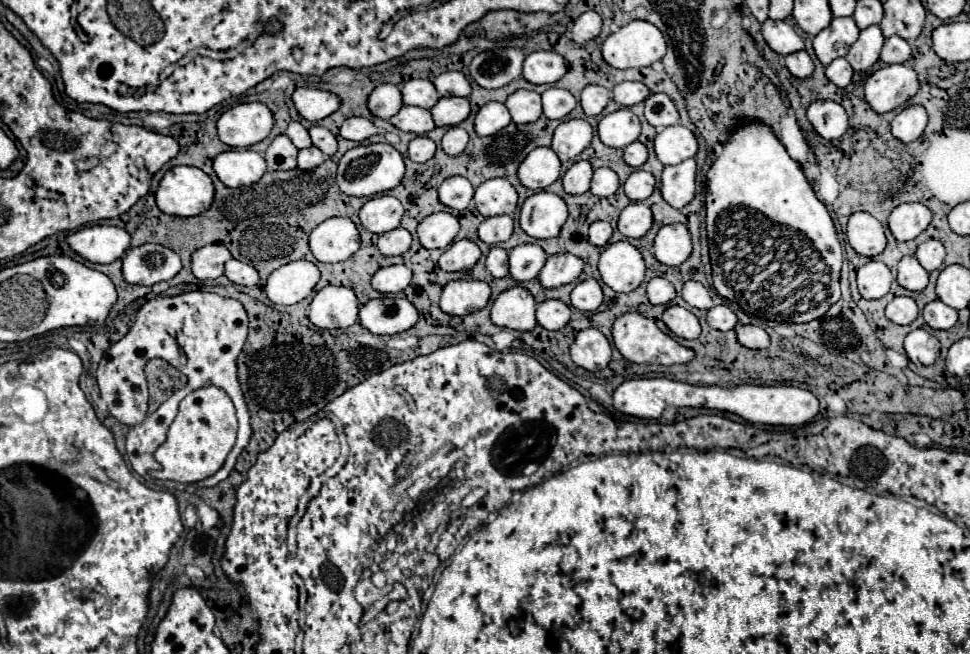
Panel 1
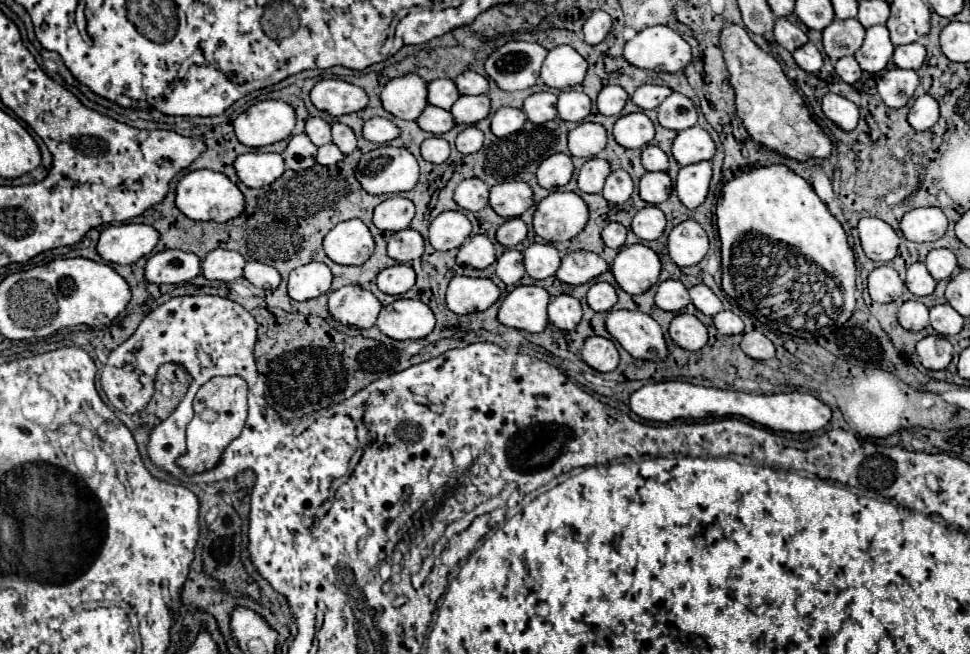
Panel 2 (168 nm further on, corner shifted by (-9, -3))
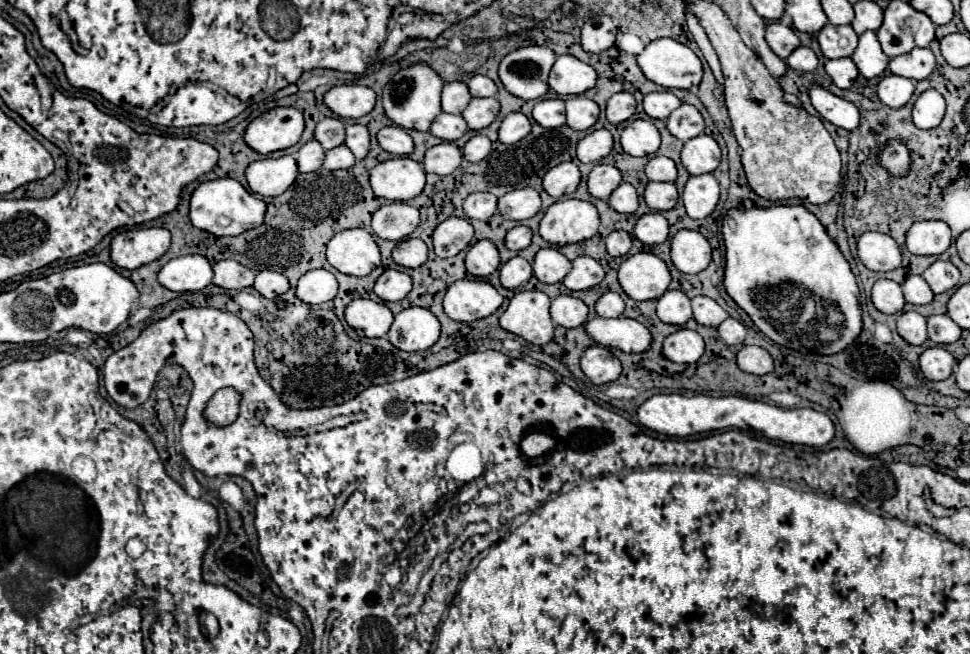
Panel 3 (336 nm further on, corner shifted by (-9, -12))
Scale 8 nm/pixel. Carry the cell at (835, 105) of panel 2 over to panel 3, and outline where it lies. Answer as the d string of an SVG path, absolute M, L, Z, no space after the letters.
M810 86L808 92L810 92L810 100L812 100L814 108L820 112L820 116L824 120L828 120L834 126L844 128L844 130L856 130L858 128L860 114L852 102L838 98L820 86Z

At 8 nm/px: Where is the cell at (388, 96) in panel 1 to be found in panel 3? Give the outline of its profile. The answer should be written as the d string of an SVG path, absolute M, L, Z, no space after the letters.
M414 64L410 68L400 70L386 84L384 94L382 94L386 116L402 128L414 128L414 130L420 130L420 132L428 132L432 120L442 112L442 108L440 108L442 84L444 82L438 78L438 74L426 64Z

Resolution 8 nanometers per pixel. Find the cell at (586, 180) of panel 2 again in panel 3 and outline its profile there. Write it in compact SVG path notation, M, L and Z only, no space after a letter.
M596 164L588 176L588 192L594 198L606 200L620 182L622 182L622 176L620 176L620 170L616 166Z

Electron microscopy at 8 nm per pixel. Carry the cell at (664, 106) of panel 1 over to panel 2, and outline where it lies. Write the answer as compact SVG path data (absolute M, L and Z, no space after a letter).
M672 93L668 99L664 99L664 103L656 111L658 123L672 131L684 131L688 127L694 127L698 121L696 105L680 93Z

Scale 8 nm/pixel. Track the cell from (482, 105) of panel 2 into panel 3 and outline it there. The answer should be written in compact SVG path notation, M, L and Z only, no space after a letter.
M472 98L462 112L462 118L470 130L482 130L494 122L498 110L500 104L496 98Z

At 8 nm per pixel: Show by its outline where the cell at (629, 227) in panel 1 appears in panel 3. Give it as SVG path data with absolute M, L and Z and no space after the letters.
M652 212L652 214L644 214L634 228L634 236L646 244L646 246L654 246L654 244L662 244L668 238L668 220L660 214L660 212Z

